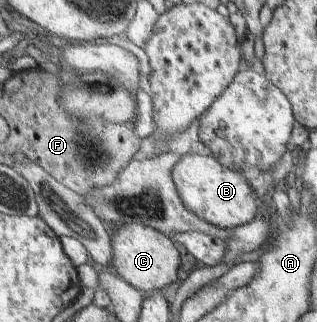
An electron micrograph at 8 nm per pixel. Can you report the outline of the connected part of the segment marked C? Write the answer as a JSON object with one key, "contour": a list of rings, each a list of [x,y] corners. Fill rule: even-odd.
{"contour":[[[119,224],[111,235],[114,247],[114,260],[111,269],[118,273],[125,281],[142,292],[157,293],[167,285],[175,283],[181,277],[181,253],[175,247],[172,238],[162,231],[145,224]]]}

